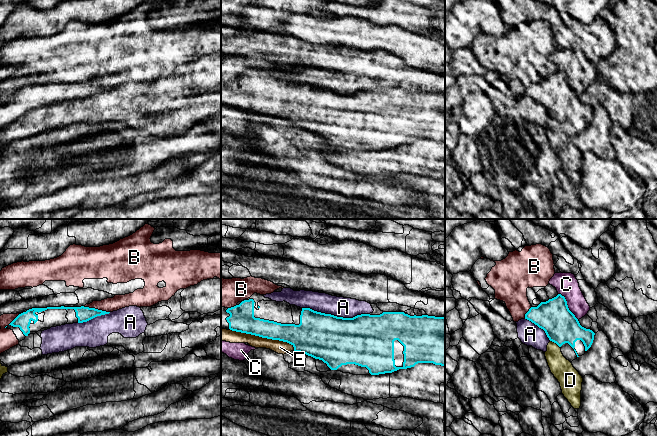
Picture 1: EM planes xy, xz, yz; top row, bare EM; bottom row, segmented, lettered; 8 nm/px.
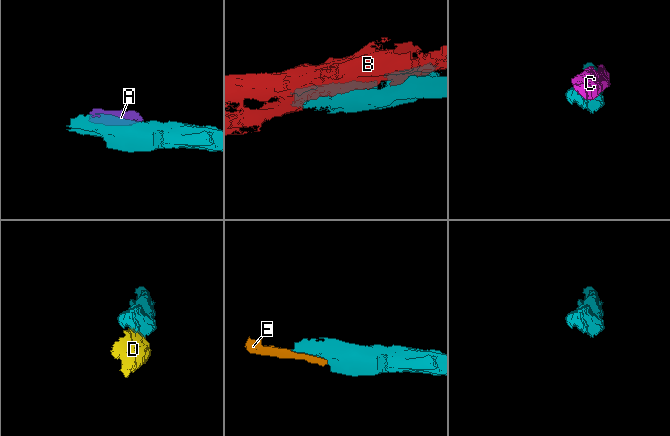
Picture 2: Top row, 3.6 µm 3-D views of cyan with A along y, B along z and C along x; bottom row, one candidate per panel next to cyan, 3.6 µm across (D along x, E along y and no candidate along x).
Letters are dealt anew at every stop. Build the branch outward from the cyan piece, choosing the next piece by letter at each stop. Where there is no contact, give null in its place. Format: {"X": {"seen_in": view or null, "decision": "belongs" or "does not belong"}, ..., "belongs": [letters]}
{"A": {"seen_in": "xz", "decision": "does not belong"}, "B": {"seen_in": "xy", "decision": "does not belong"}, "C": {"seen_in": "yz", "decision": "does not belong"}, "D": {"seen_in": "yz", "decision": "does not belong"}, "E": {"seen_in": "xz", "decision": "does not belong"}, "belongs": []}

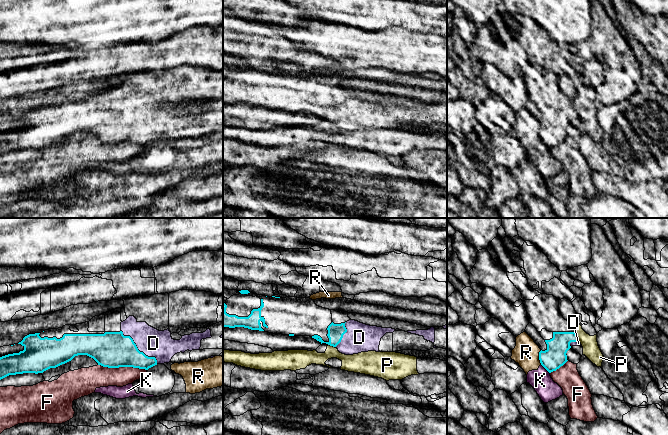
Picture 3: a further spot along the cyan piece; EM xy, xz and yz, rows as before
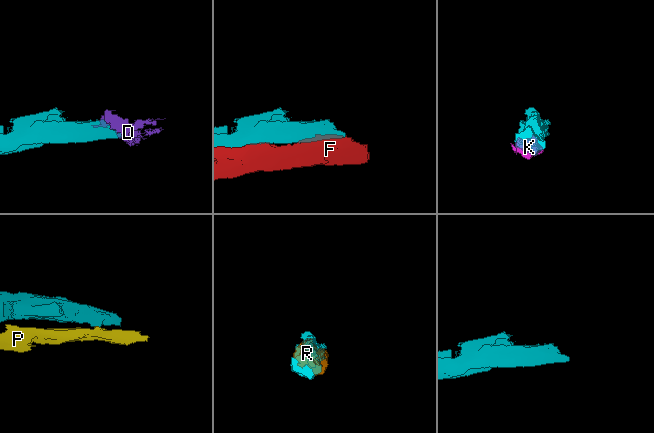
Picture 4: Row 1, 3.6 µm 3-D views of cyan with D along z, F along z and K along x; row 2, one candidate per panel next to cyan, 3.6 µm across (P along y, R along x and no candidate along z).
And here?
{"D": {"seen_in": "xy", "decision": "belongs"}, "F": {"seen_in": "xy", "decision": "does not belong"}, "K": {"seen_in": "yz", "decision": "does not belong"}, "P": {"seen_in": "xz", "decision": "does not belong"}, "R": {"seen_in": "yz", "decision": "does not belong"}, "belongs": ["D"]}

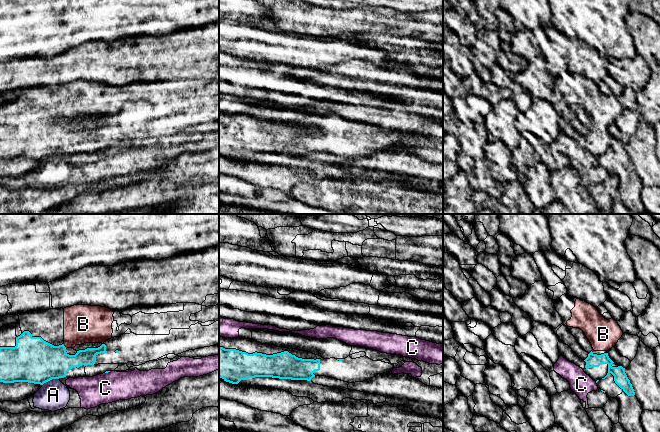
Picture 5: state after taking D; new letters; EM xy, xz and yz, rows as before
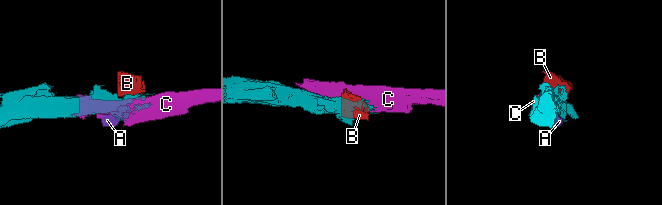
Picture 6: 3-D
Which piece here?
{"A": {"seen_in": "xy", "decision": "does not belong"}, "B": {"seen_in": "xy", "decision": "belongs"}, "C": {"seen_in": "xy", "decision": "does not belong"}, "belongs": ["B"]}

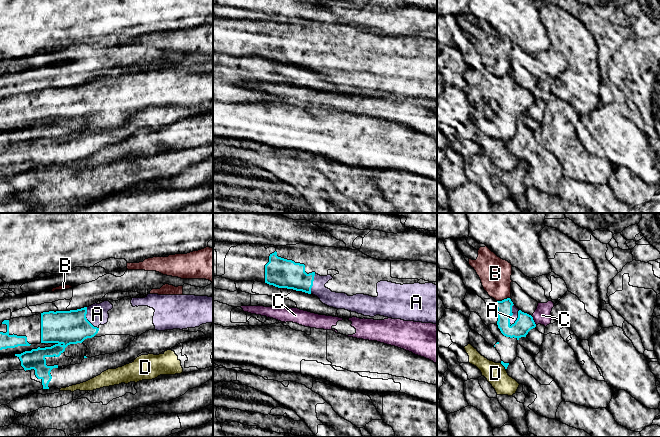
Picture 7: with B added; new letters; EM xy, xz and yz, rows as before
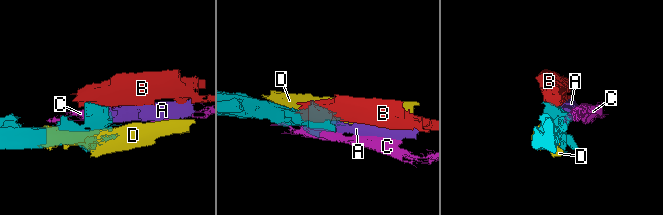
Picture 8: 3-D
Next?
{"A": {"seen_in": "yz", "decision": "belongs"}, "B": {"seen_in": "yz", "decision": "does not belong"}, "C": {"seen_in": "yz", "decision": "does not belong"}, "D": {"seen_in": "yz", "decision": "does not belong"}, "belongs": ["A"]}

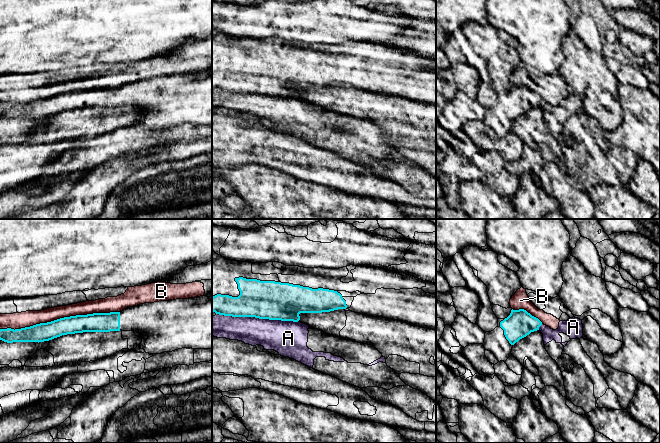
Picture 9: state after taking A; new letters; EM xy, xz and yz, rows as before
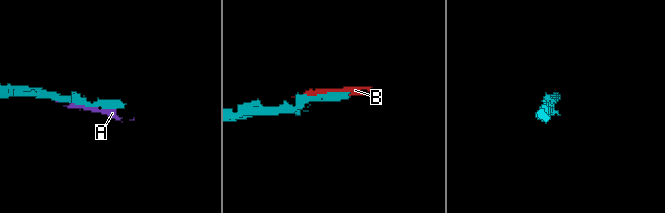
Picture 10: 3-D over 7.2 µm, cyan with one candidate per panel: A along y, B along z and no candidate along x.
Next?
{"A": {"seen_in": "xz", "decision": "does not belong"}, "B": {"seen_in": "xy", "decision": "does not belong"}, "belongs": []}

